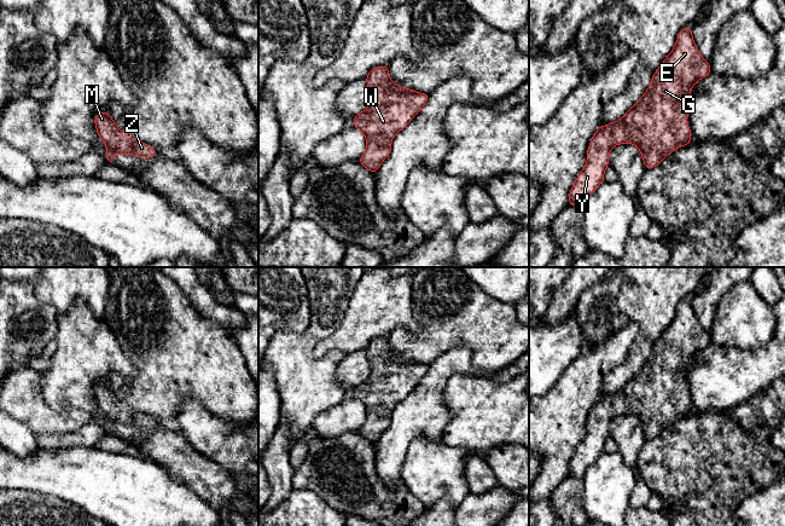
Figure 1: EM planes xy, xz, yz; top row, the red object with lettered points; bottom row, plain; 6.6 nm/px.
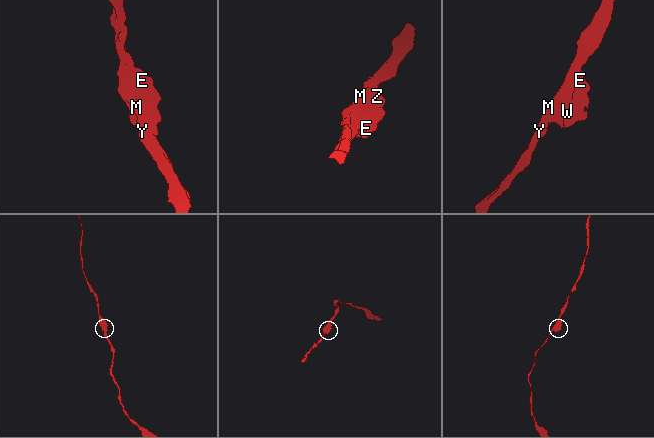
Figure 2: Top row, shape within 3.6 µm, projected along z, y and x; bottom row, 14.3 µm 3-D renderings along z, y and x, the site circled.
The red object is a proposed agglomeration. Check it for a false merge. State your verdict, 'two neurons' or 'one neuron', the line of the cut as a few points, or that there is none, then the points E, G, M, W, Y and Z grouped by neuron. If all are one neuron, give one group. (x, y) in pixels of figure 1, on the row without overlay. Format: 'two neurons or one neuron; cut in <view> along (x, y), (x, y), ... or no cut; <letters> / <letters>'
one neuron; no cut; E G M W Y Z

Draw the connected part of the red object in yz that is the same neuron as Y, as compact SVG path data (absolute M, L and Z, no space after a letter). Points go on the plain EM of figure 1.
M685 297L644 366L622 389L599 397L592 407L587 434L569 463L568 474L583 476L585 470L604 452L609 426L615 416L636 416L646 440L651 440L678 418L690 415L692 403L686 395L690 363L698 351L711 342L693 313L691 297Z

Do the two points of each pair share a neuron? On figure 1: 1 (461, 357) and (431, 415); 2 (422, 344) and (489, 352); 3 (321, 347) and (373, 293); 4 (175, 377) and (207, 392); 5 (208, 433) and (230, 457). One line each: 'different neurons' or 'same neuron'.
1: same neuron
2: same neuron
3: same neuron
4: same neuron
5: same neuron

